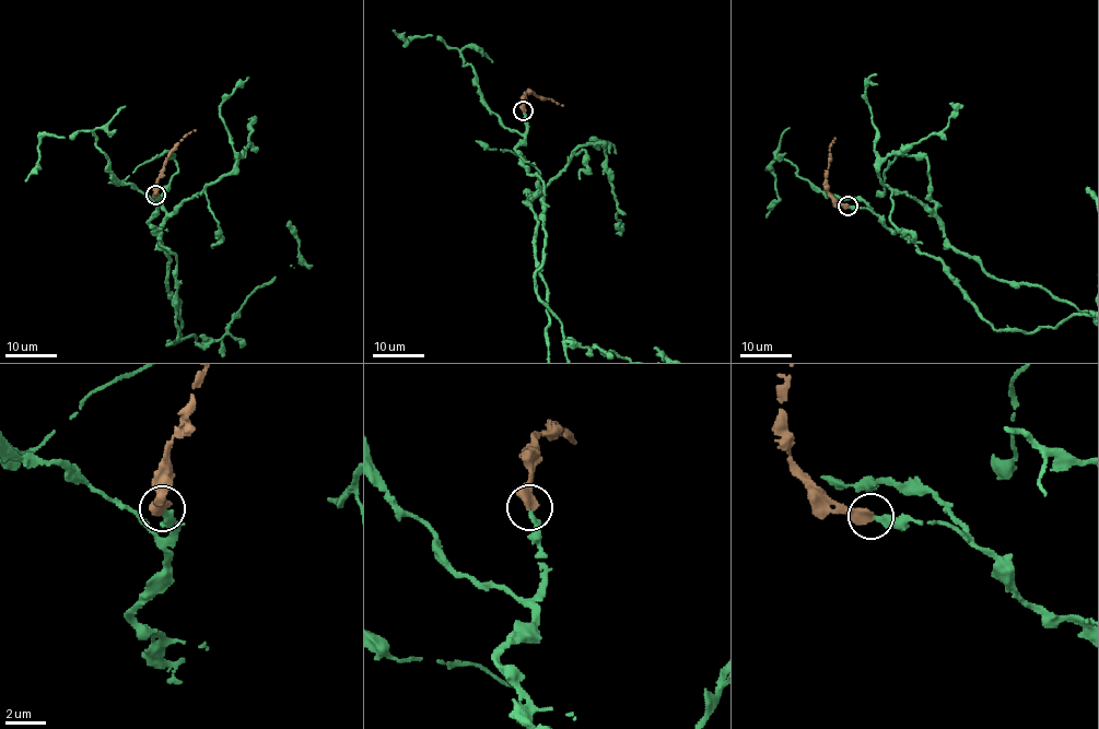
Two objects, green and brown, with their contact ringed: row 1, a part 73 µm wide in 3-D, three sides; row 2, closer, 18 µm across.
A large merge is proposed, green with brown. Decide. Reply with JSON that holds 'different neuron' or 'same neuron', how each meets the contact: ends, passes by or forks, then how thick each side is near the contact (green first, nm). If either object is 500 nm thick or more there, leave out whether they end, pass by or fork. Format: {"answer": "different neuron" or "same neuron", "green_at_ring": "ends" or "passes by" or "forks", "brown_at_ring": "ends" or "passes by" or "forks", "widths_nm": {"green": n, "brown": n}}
{"answer": "same neuron", "widths_nm": {"green": 260, "brown": 500}}

